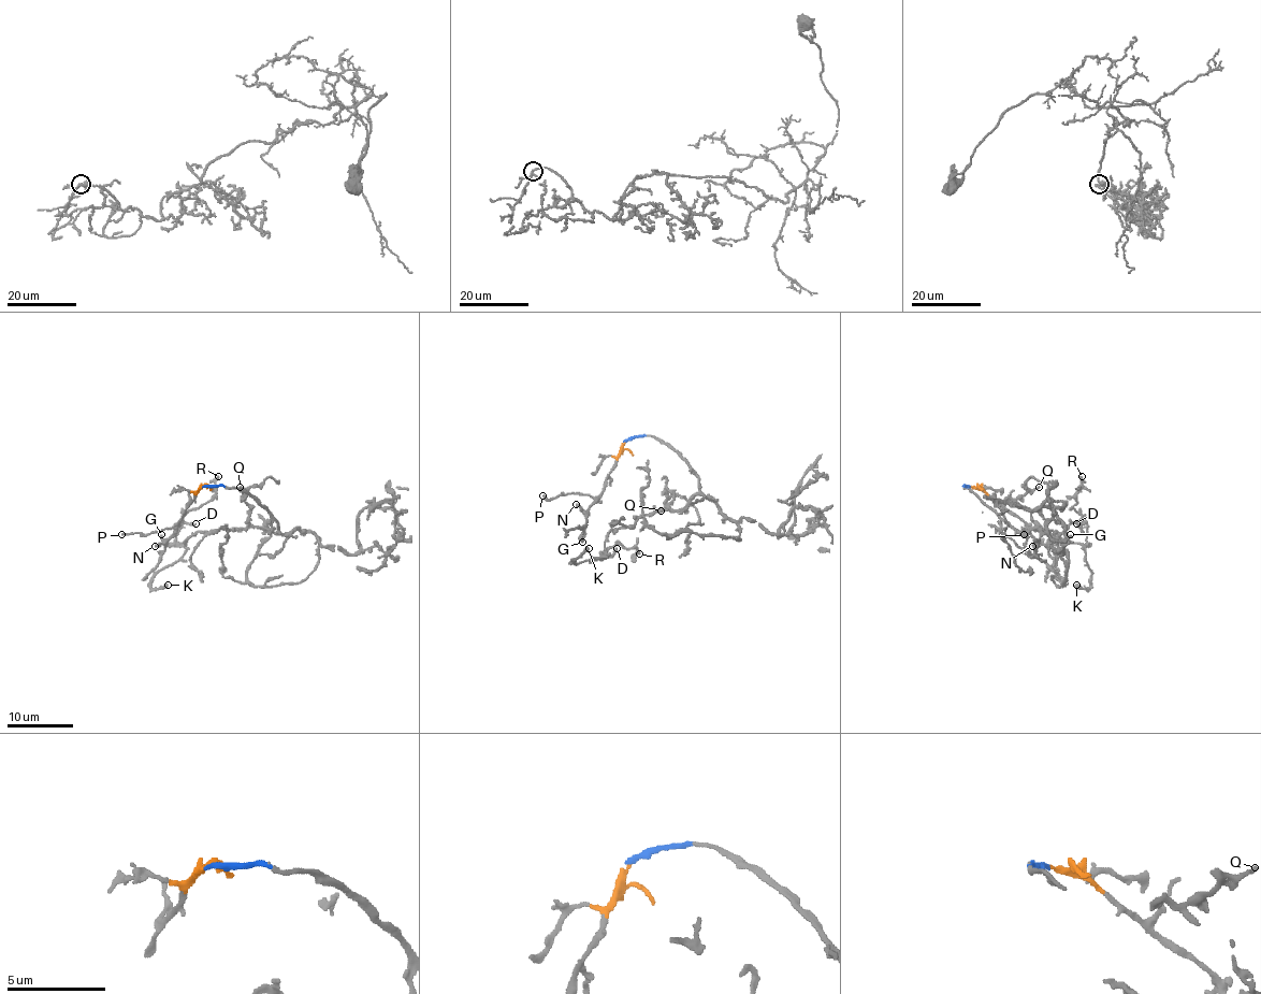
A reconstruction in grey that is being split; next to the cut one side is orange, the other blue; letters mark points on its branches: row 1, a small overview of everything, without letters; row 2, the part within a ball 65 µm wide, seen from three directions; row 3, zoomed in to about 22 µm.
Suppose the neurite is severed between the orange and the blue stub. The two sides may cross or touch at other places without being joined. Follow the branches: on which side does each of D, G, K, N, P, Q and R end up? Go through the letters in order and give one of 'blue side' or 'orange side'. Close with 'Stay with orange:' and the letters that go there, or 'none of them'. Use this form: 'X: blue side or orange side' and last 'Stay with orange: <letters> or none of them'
D: blue side
G: orange side
K: blue side
N: orange side
P: orange side
Q: blue side
R: blue side
Stay with orange: G, N, P

